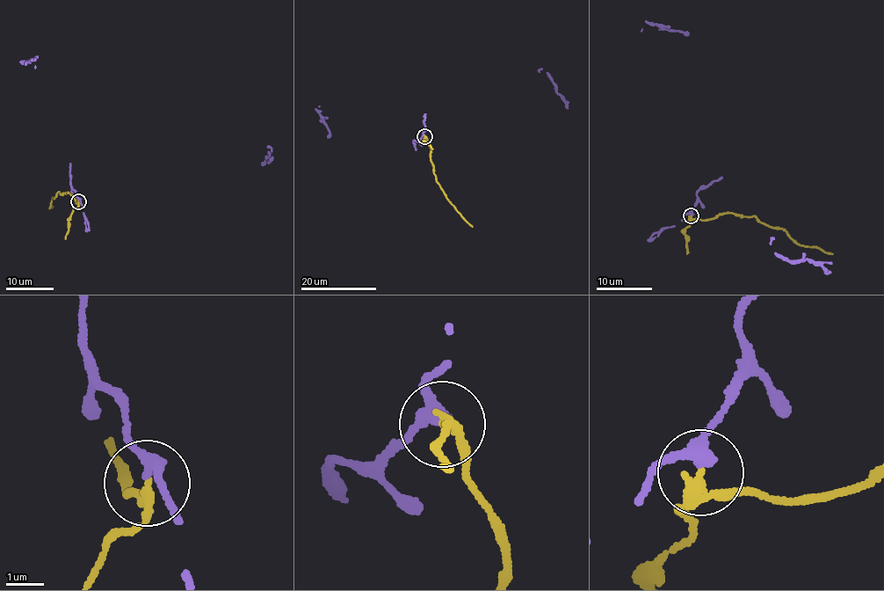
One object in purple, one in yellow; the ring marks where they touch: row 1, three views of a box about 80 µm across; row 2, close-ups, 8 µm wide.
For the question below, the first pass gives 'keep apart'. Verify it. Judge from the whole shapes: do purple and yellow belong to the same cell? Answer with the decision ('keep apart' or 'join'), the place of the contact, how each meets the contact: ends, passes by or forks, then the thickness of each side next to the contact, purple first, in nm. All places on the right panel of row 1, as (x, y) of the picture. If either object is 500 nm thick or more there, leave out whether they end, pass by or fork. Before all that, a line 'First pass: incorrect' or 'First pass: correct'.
First pass: correct
keep apart; place (691, 215); purple passes by; yellow passes by; calibres 280 and 200 nm

